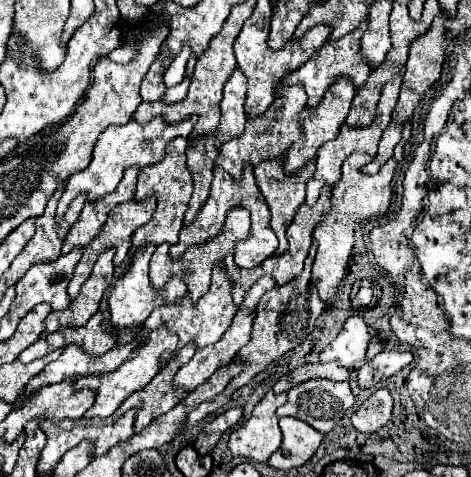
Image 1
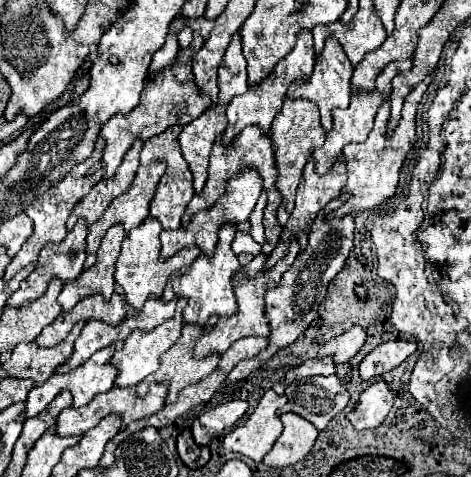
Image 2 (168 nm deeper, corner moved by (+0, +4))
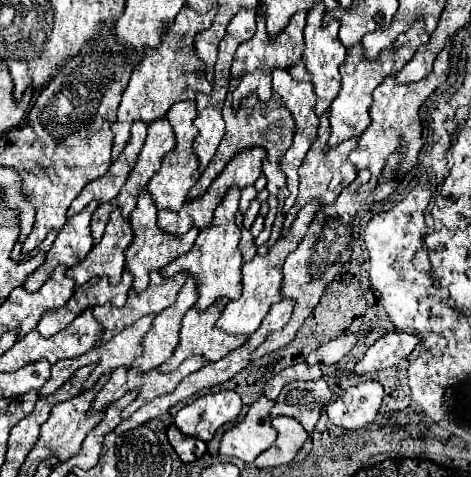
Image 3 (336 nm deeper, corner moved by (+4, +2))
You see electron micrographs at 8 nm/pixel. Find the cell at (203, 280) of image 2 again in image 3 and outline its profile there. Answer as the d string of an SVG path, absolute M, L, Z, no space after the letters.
M230 187L228 195L224 195L222 203L214 211L212 223L204 231L200 231L200 235L196 237L192 251L180 255L180 259L174 259L172 263L168 263L162 269L164 277L172 277L184 269L192 277L196 277L196 281L198 281L198 303L196 303L196 307L200 311L208 309L220 297L228 297L228 299L240 297L240 291L242 291L242 283L240 283L240 279L242 279L242 273L240 273L242 255L238 249L240 229L234 223L234 213L238 211L238 201L240 201L240 187Z

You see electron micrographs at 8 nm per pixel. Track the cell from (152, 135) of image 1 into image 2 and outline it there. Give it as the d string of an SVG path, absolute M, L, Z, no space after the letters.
M190 47L182 49L178 53L178 59L176 59L176 63L172 67L168 67L168 69L156 73L156 75L150 75L150 79L154 83L146 83L144 85L140 105L132 113L110 117L102 125L102 137L106 141L106 147L104 147L102 161L96 165L96 169L104 169L106 171L104 179L114 177L120 161L124 159L126 151L132 147L132 141L136 141L136 139L148 141L150 137L154 137L158 133L164 133L172 125L186 125L186 123L190 123L192 119L196 119L198 115L202 115L210 107L210 99L202 97L198 93L196 83L194 83L192 49Z

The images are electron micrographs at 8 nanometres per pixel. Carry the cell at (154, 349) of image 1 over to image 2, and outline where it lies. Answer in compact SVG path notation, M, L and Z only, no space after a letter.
M180 299L176 303L176 313L172 319L160 323L158 327L154 327L152 331L146 333L132 333L126 343L114 353L114 357L108 361L112 367L118 369L118 377L114 381L114 387L136 387L142 379L146 379L150 373L154 373L160 365L160 355L166 353L180 337L180 329L182 329L182 309L184 309L184 299Z

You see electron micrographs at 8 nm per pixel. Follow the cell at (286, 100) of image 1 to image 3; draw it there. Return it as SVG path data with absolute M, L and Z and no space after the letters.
M260 7L258 13L256 13L256 35L250 39L250 41L244 41L238 51L236 51L236 61L244 61L244 71L242 71L242 81L240 85L236 87L234 91L234 107L240 105L240 101L250 95L250 93L256 93L262 101L268 101L270 95L272 95L272 83L270 83L270 75L276 67L292 67L296 59L302 57L302 51L304 51L304 37L302 37L302 31L304 31L304 25L306 25L306 13L308 11L298 11L296 15L292 15L288 27L284 27L284 31L280 31L280 35L276 35L276 39L268 39L268 33L266 33L266 23L264 23L264 9Z

